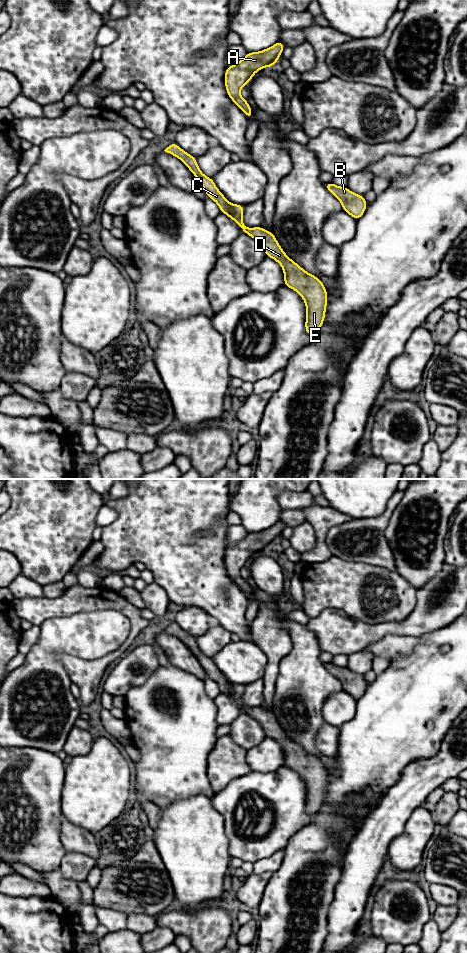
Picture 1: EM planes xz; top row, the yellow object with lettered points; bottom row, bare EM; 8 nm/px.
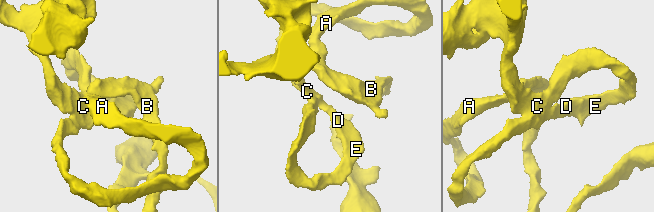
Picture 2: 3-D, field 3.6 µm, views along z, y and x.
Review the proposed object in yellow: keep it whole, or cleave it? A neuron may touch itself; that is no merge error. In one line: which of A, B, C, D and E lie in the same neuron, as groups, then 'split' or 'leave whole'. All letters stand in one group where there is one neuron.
A B C D E | leave whole

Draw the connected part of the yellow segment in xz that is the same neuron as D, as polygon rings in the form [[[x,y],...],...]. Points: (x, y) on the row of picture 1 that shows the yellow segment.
[[[175,142],[171,143],[164,151],[180,159],[200,182],[207,197],[218,204],[221,213],[233,219],[243,233],[257,240],[262,245],[266,257],[270,256],[281,265],[284,272],[284,286],[298,292],[305,301],[306,333],[310,336],[317,334],[324,323],[327,307],[327,289],[323,282],[291,260],[272,232],[264,230],[262,226],[246,227],[243,224],[244,206],[228,202],[216,187],[213,179],[202,173],[196,162],[196,157],[185,152]]]

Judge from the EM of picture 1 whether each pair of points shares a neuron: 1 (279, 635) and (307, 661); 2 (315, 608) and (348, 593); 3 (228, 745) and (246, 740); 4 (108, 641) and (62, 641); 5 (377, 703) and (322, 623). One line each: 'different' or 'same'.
1: same
2: same
3: different
4: same
5: different

